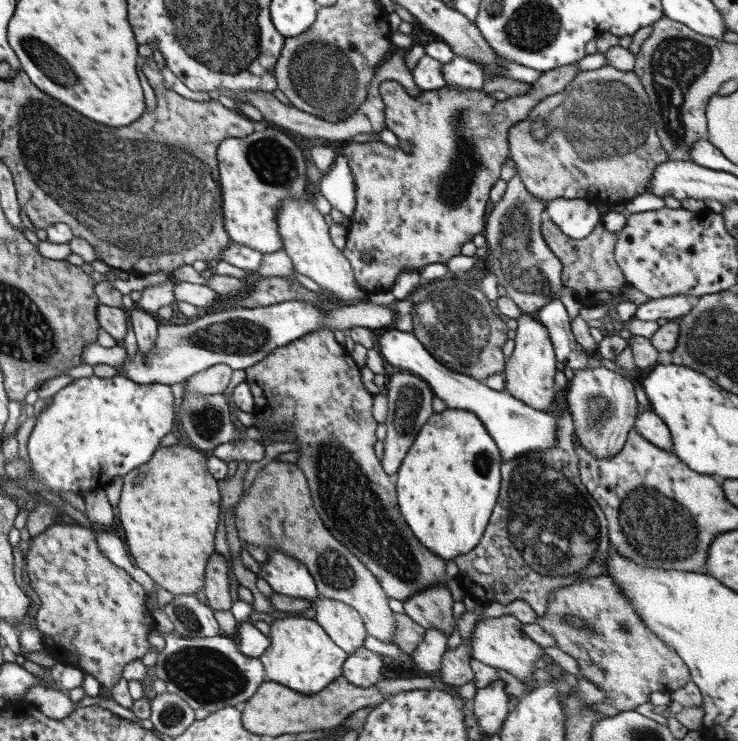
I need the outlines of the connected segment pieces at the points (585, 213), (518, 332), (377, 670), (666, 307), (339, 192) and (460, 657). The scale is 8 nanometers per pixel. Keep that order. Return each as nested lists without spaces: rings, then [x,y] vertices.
[[[549,200],[545,202],[545,218],[549,218],[565,236],[583,240],[601,222],[601,214],[587,200]]]
[[[521,314],[517,318],[517,328],[515,328],[515,350],[505,362],[505,370],[501,372],[505,392],[517,398],[519,402],[531,406],[537,412],[547,412],[549,406],[555,400],[555,352],[553,344],[549,340],[547,328],[529,314]]]
[[[365,646],[355,650],[343,662],[343,676],[347,678],[347,682],[361,688],[375,686],[383,678],[381,670],[383,670],[383,656],[367,650]]]
[[[665,296],[665,298],[657,298],[657,300],[649,300],[645,304],[641,304],[635,312],[633,318],[639,320],[657,320],[657,318],[667,318],[667,320],[677,320],[683,318],[691,312],[695,304],[693,296]]]
[[[337,152],[335,164],[319,182],[319,194],[341,214],[351,216],[355,210],[355,180],[351,168]]]
[[[461,642],[461,646],[457,646],[455,650],[447,650],[443,654],[441,670],[439,670],[441,680],[451,688],[461,688],[463,684],[471,682],[475,678],[475,674],[471,670],[469,662],[471,662],[471,654],[467,652],[465,642]]]

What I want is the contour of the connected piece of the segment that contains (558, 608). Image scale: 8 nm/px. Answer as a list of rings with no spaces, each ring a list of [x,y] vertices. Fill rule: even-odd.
[[[607,574],[553,592],[547,612],[543,618],[537,618],[535,624],[553,636],[559,650],[577,660],[579,672],[595,682],[607,694],[607,702],[611,704],[613,700],[613,706],[621,712],[649,702],[651,692],[671,696],[673,690],[691,680],[689,668],[679,654],[641,622],[631,598]],[[571,618],[579,622],[579,628],[571,624]]]

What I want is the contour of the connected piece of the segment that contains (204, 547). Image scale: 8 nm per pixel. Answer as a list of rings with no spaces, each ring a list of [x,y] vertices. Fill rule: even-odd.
[[[177,444],[167,448],[157,448],[145,466],[139,466],[137,470],[131,470],[123,476],[123,488],[121,498],[117,504],[117,516],[119,526],[125,536],[127,552],[133,558],[133,564],[141,568],[149,578],[157,584],[157,588],[163,588],[171,592],[173,596],[195,596],[199,590],[205,588],[205,566],[215,554],[213,538],[219,524],[219,484],[209,474],[205,466],[205,456],[201,452],[195,452],[191,448],[181,448]]]

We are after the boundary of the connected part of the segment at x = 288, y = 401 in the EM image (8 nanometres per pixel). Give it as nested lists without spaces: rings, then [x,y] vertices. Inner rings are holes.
[[[317,330],[313,334],[305,334],[295,342],[271,350],[261,362],[245,368],[245,382],[253,392],[255,418],[259,422],[271,424],[285,422],[287,432],[295,432],[299,444],[297,466],[307,478],[313,508],[321,524],[325,524],[329,534],[333,534],[333,538],[341,542],[349,554],[353,554],[367,570],[371,570],[389,598],[405,602],[411,596],[433,586],[447,586],[445,562],[423,548],[423,544],[415,538],[415,534],[411,534],[399,514],[395,486],[387,480],[389,474],[383,472],[381,460],[377,460],[373,454],[373,444],[377,442],[377,422],[371,414],[373,394],[369,394],[361,386],[359,370],[361,368],[355,366],[347,350],[333,340],[331,330]]]

